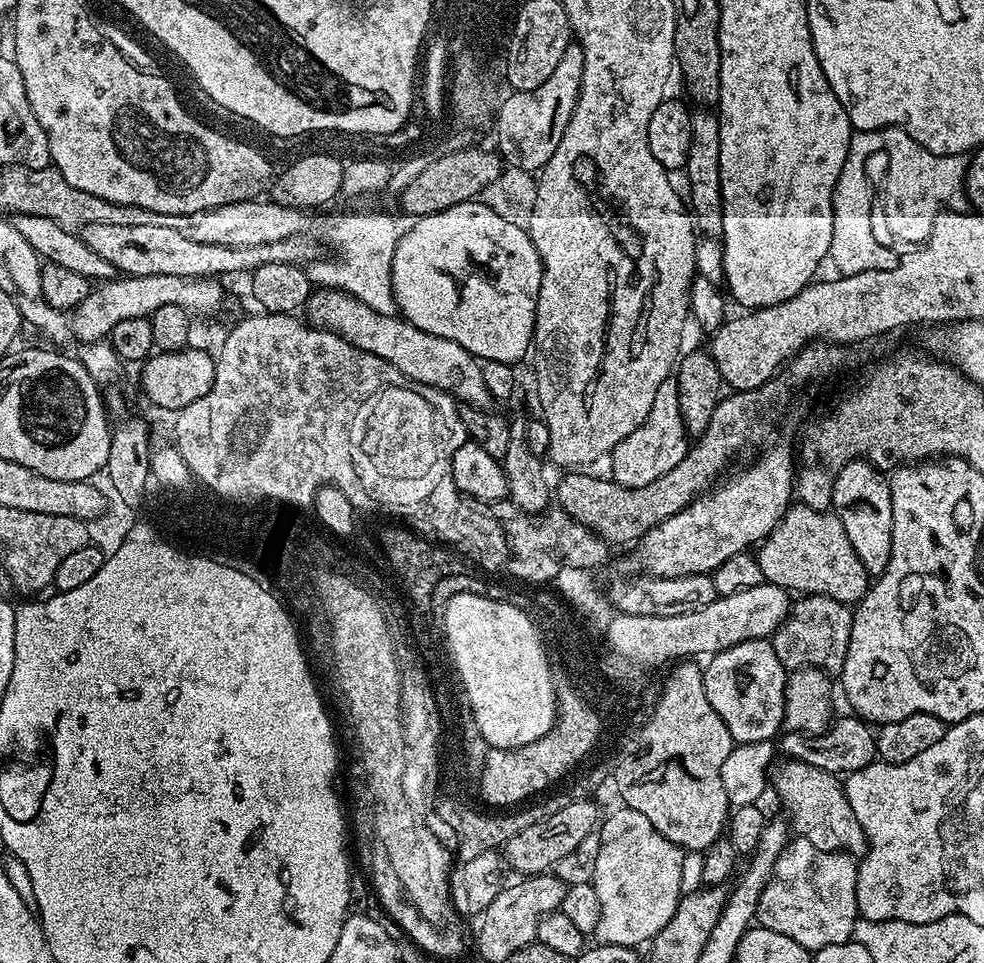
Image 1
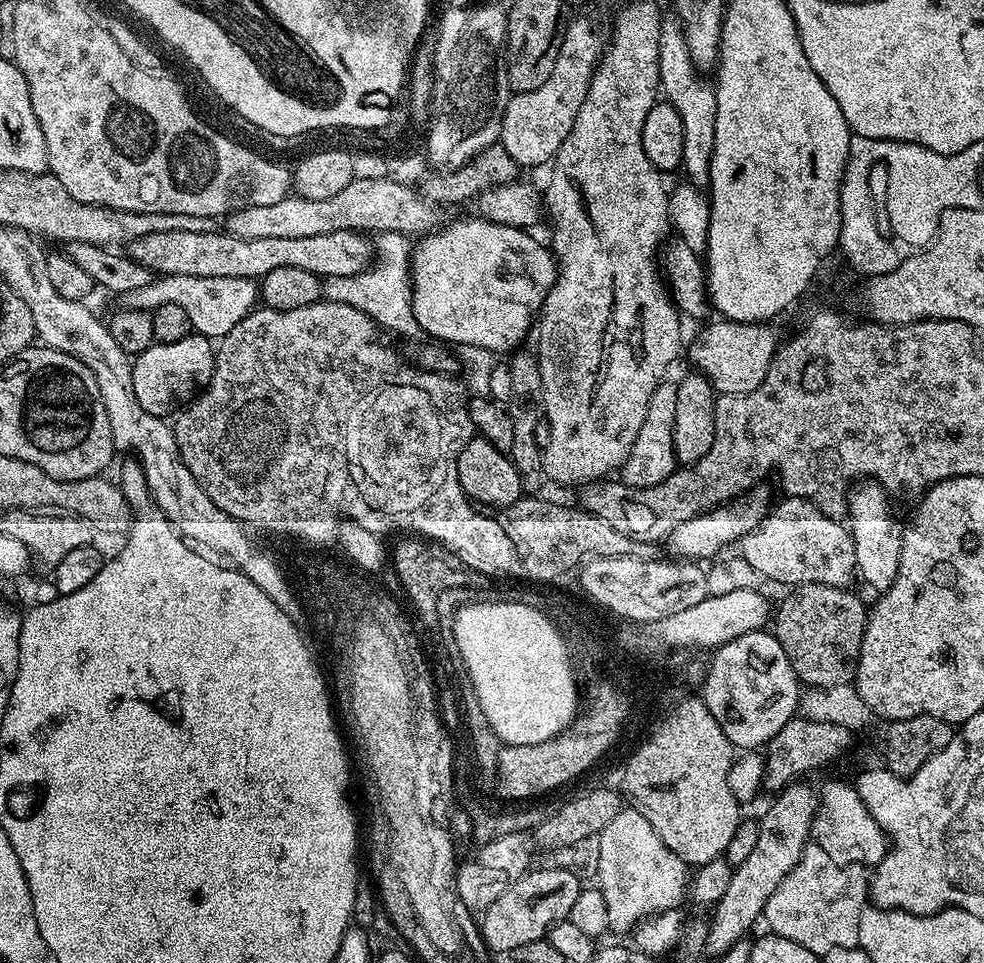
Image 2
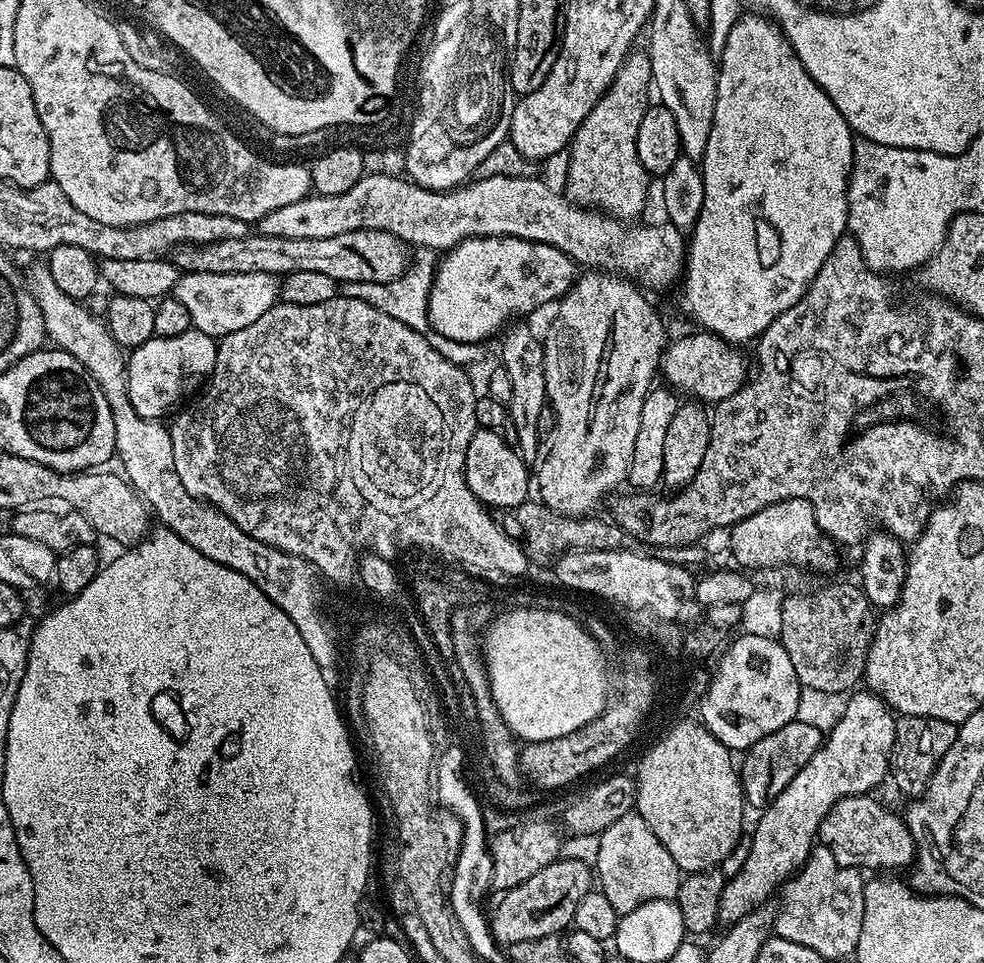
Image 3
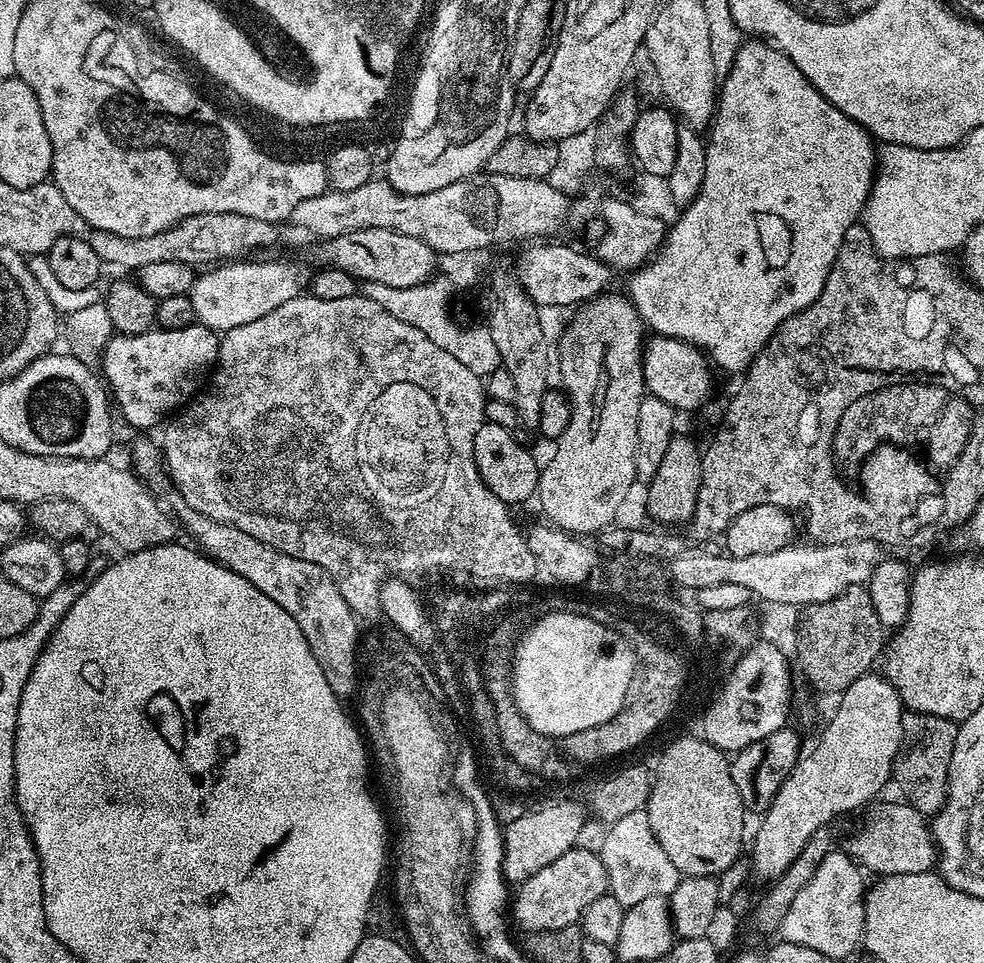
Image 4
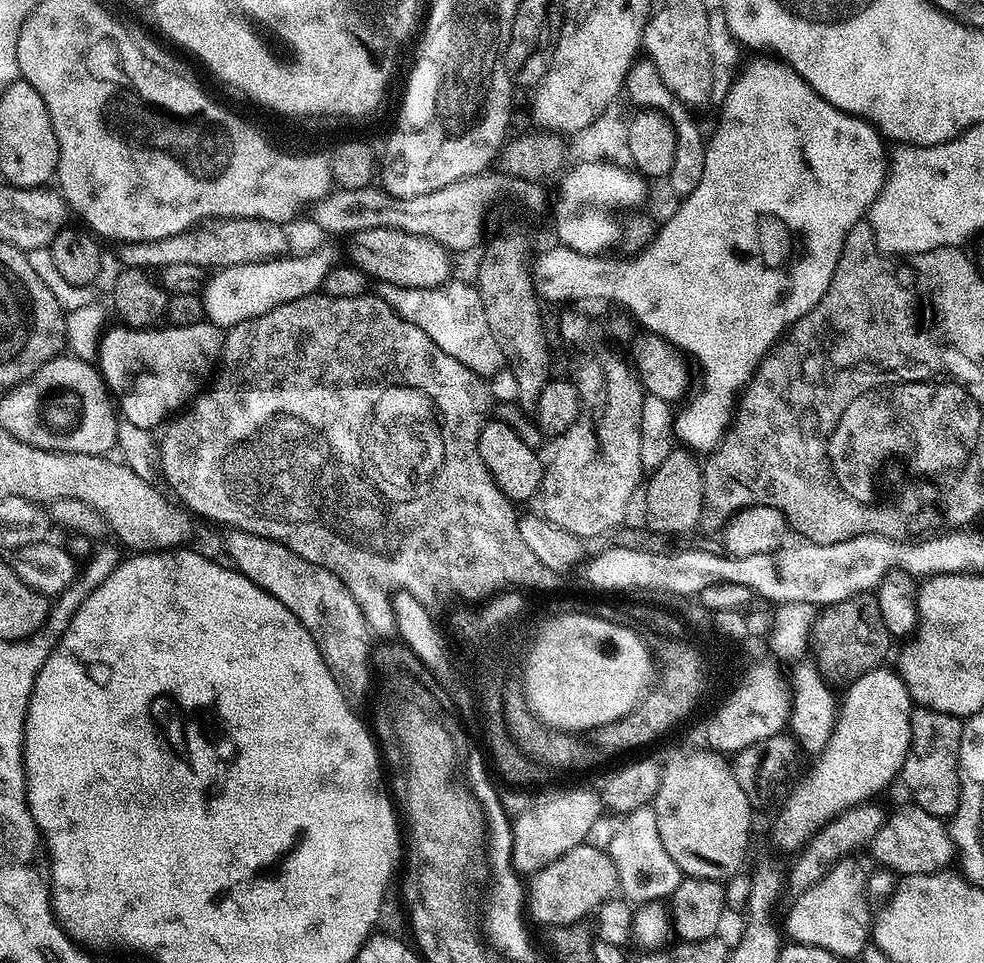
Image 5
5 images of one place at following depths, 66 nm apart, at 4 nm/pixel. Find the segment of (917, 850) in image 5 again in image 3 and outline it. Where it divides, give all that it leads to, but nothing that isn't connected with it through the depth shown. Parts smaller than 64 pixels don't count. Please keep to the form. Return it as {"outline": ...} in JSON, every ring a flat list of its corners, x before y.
{"outline":[[865,794,863,796,847,796,842,798,832,807,830,814,820,824,818,840,823,847,834,854,834,858,843,868,904,868,916,859,916,843,910,834,908,824,899,811,891,812,884,804,875,800,875,795]]}

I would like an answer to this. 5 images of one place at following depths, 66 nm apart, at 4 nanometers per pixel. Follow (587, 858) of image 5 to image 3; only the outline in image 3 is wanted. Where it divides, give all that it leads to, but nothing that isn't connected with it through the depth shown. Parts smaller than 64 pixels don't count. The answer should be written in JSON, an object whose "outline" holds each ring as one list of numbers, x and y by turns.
{"outline":[[556,860,546,866,546,870,538,870,534,878,526,878,526,882,499,897,496,909,490,912,494,939,499,945,507,946,514,942,527,942,530,938,546,938,563,933,572,924,578,902,582,902,582,898,586,898,593,888,594,872,589,865,577,860]]}

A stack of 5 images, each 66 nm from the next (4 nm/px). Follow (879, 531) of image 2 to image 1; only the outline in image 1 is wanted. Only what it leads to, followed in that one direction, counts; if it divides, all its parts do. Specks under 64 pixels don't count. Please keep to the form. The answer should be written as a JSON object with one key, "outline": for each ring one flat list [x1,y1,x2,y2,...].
{"outline":[[852,460,834,478,831,511,842,522,854,554,858,554,862,566,866,566,869,577,880,576,890,562,890,542,892,541,892,507,890,506,889,477,881,469,866,460]]}

